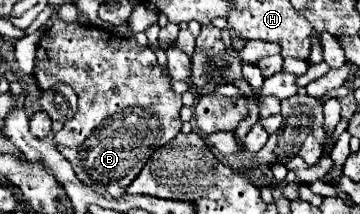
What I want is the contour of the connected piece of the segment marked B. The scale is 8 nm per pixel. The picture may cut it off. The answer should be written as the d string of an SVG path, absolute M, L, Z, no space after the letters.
M53 16L49 30L41 36L37 44L33 76L41 90L48 90L56 83L61 83L69 84L77 92L77 116L65 122L63 130L53 136L53 142L57 150L71 162L79 180L99 192L121 196L131 184L131 180L139 176L151 154L181 132L181 96L173 92L171 80L161 70L155 52L147 46L141 46L135 38L121 38L115 32L99 30L93 26L67 24Z

